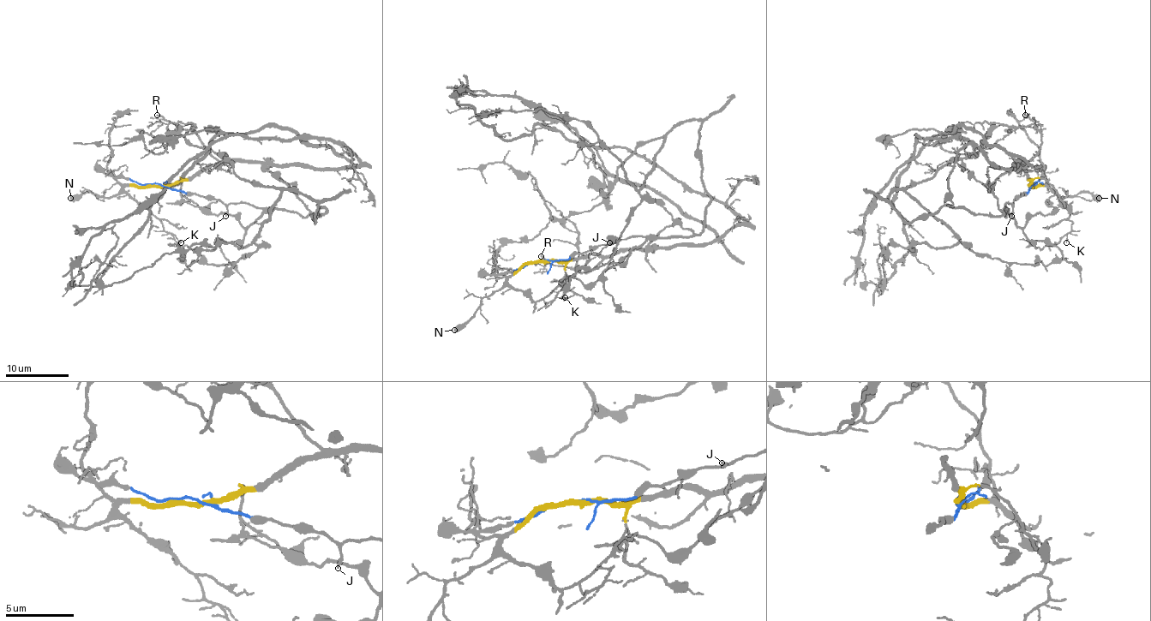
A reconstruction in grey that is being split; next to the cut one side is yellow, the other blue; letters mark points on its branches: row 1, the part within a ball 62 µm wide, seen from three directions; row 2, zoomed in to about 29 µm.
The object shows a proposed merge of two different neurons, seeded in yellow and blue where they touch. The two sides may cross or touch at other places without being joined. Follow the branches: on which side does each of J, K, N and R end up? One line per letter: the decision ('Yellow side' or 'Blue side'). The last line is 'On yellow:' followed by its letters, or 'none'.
J: Blue side
K: Yellow side
N: Yellow side
R: Yellow side
On yellow: K, N, R

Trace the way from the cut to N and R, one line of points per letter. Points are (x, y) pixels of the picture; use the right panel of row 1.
N: (1029, 186), (1046, 186), (1059, 197), (1076, 197), (1080, 192), (1088, 192), (1099, 199)
R: (1029, 186), (1023, 166), (1040, 146), (1040, 134), (1034, 122), (1024, 114)

